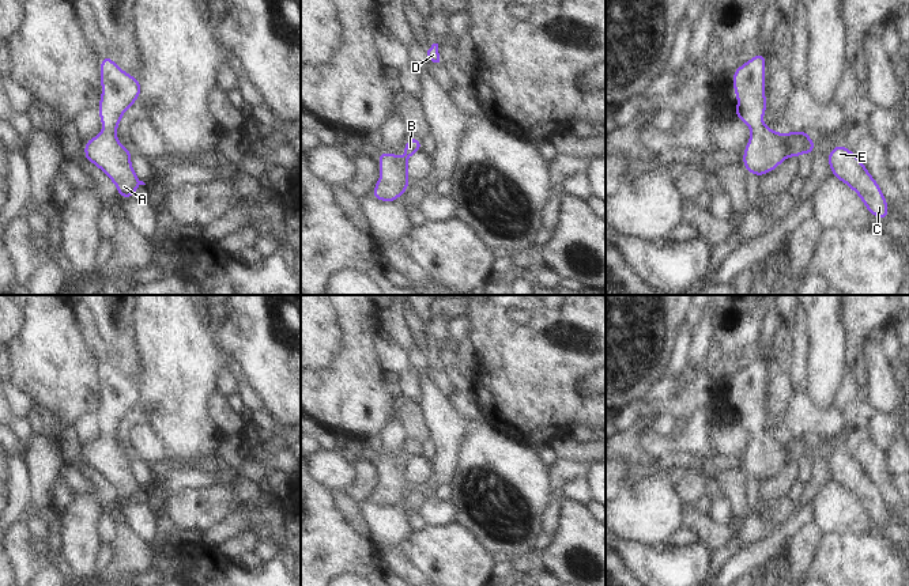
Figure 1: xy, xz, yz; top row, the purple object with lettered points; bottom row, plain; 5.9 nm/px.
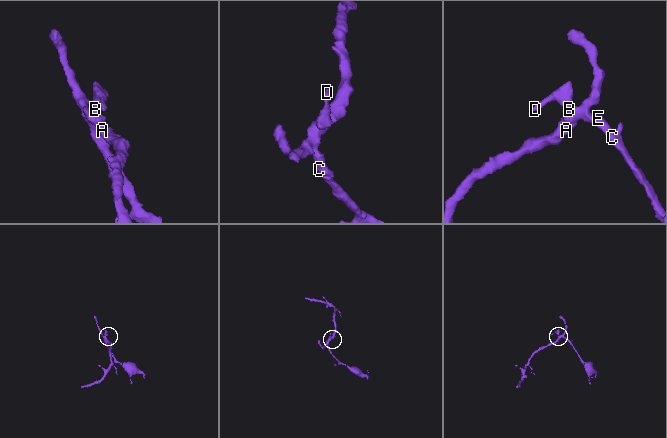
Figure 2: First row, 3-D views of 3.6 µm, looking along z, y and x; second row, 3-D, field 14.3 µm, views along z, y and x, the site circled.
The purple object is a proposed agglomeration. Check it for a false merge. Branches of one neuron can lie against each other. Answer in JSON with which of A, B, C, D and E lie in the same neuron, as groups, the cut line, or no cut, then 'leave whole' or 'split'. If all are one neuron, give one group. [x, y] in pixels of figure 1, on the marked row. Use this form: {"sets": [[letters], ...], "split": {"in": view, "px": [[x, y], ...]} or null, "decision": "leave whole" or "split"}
{"sets": [["A", "B", "C", "D", "E"]], "split": null, "decision": "leave whole"}

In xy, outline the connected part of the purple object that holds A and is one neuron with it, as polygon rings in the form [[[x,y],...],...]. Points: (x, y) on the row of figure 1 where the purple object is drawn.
[[[108,54],[101,58],[101,102],[98,113],[103,131],[84,143],[84,159],[101,169],[117,186],[118,194],[128,200],[140,185],[146,185],[136,177],[131,165],[132,151],[124,148],[116,137],[116,129],[120,125],[122,114],[139,99],[142,87],[140,80],[122,71]]]

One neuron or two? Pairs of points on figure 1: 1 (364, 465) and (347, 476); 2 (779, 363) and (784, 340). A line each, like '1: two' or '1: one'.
1: two
2: one

